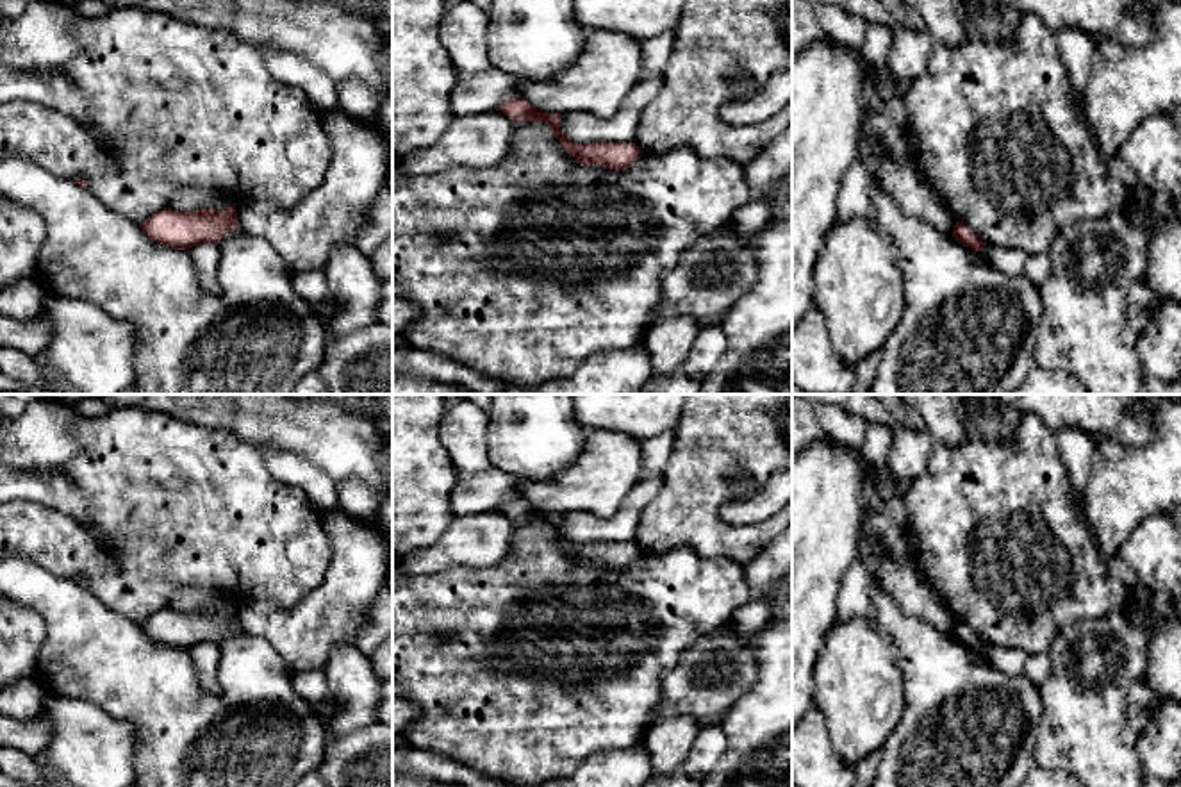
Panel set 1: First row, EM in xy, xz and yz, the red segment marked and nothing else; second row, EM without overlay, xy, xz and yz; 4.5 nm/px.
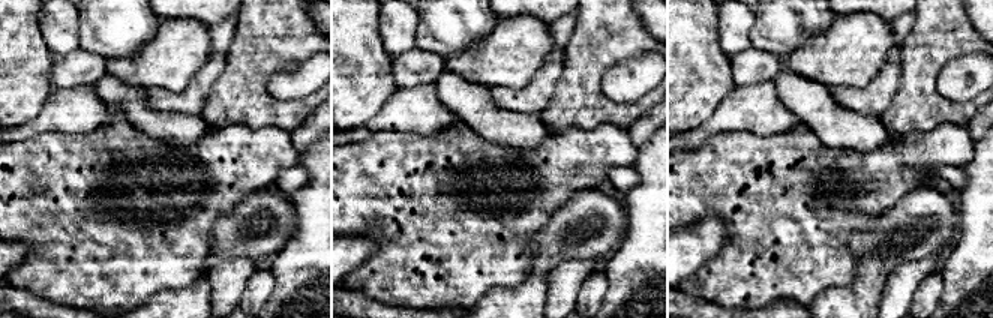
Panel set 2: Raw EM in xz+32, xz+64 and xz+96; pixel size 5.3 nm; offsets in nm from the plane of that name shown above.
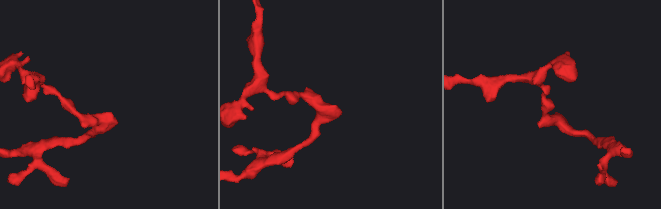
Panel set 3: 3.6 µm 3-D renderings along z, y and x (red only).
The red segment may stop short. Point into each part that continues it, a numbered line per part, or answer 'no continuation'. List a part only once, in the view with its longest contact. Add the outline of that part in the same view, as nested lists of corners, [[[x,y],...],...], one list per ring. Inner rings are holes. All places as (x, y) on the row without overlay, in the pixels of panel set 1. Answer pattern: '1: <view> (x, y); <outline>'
no continuation

